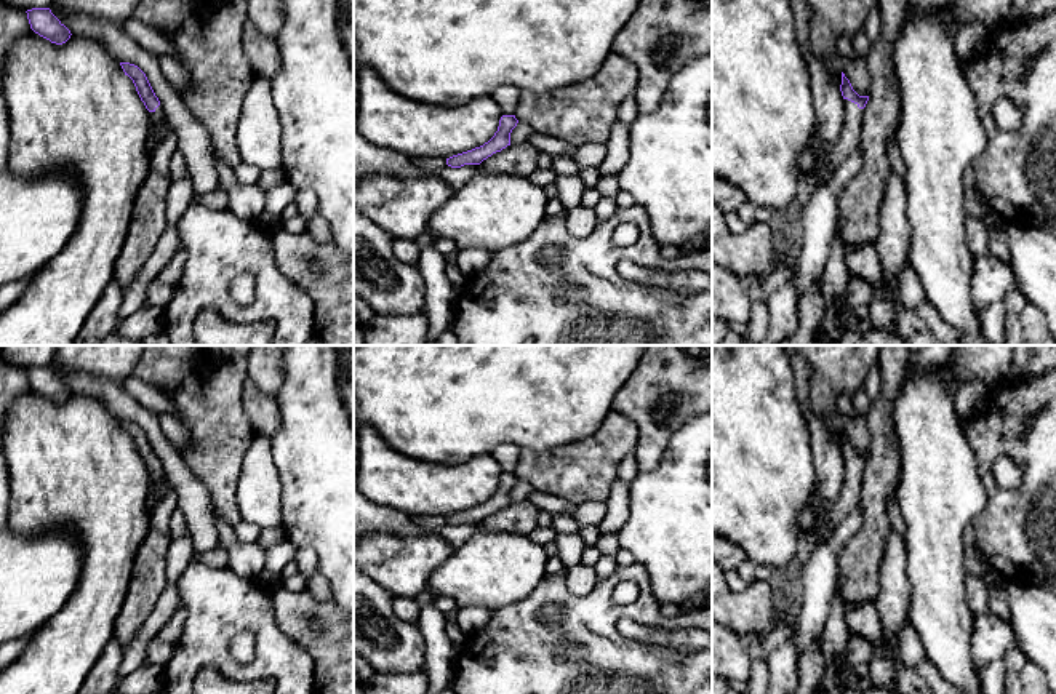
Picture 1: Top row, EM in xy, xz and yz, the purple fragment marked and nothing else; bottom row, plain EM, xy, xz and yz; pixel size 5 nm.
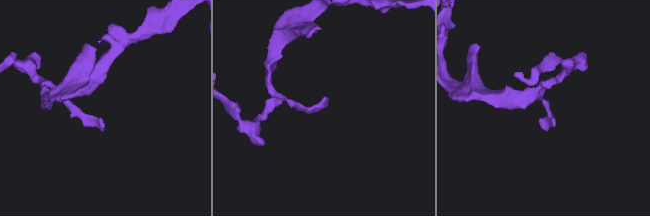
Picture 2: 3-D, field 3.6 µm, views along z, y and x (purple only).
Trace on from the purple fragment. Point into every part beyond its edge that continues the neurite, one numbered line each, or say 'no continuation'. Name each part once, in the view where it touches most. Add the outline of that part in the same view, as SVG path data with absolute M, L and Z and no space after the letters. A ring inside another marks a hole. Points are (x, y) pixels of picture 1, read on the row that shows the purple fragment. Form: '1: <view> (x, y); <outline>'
1: yz (850, 136); M843 99L845 106L845 123L838 141L832 146L827 155L816 162L816 171L811 181L816 185L822 185L830 179L834 171L854 152L859 149L861 141L861 109L858 104Z

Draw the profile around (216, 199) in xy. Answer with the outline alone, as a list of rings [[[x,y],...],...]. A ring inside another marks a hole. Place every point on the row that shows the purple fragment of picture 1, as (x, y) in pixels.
[[[216,187],[216,189],[203,193],[197,200],[197,203],[200,203],[210,209],[214,209],[214,211],[224,211],[229,206],[227,193],[221,187]]]

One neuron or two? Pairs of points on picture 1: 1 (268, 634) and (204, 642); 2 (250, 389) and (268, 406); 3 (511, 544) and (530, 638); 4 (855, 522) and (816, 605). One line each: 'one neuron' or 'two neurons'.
1: one neuron
2: one neuron
3: two neurons
4: one neuron

